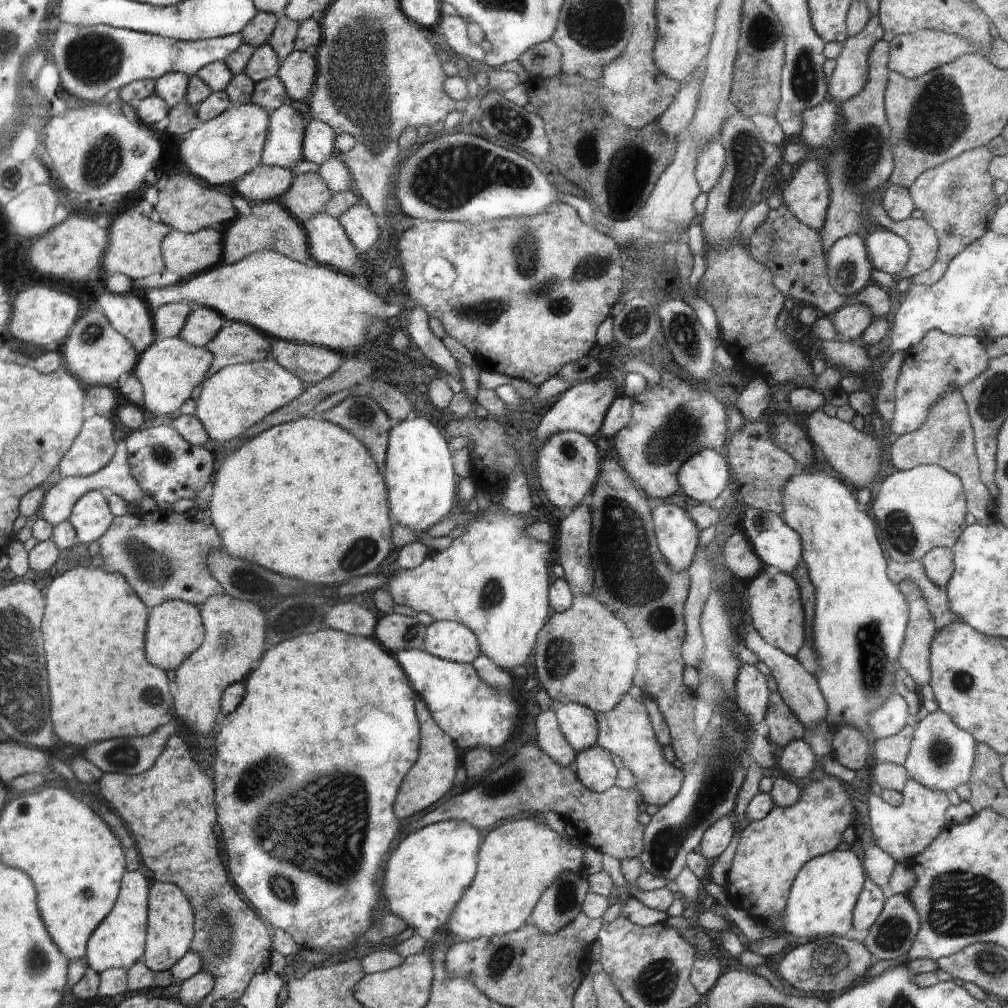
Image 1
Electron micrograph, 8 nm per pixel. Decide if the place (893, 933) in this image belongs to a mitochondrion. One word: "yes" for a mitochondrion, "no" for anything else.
yes

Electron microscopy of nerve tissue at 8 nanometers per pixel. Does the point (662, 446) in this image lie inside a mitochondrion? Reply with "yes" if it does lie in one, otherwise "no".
yes

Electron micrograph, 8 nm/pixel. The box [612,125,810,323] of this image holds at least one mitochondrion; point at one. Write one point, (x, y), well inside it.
(775, 235)

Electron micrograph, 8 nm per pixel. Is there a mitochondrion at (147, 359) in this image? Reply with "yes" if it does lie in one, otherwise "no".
no

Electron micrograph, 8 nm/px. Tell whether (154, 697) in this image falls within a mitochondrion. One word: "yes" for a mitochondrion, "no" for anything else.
yes

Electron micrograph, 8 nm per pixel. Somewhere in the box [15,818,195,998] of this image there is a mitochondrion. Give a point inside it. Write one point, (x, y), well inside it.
(38, 960)

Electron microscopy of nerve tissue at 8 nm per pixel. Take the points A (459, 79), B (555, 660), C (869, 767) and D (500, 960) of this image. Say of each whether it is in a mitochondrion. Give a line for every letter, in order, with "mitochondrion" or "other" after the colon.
A: other
B: mitochondrion
C: other
D: mitochondrion

